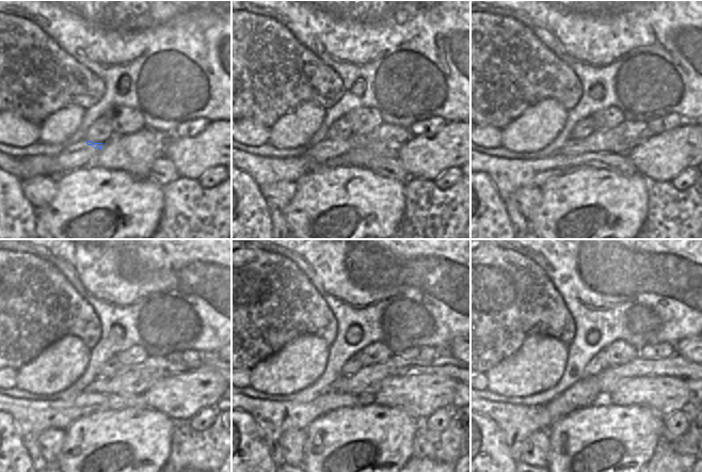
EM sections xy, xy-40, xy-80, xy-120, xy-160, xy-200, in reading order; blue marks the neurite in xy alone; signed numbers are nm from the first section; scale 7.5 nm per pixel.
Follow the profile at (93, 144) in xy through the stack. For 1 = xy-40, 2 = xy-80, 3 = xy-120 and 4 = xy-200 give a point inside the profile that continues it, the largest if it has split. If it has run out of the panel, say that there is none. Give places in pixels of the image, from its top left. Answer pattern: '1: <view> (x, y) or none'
1: xy-40 (394, 137)
2: xy-80 (623, 138)
3: xy-120 (129, 379)
4: xy-200 (589, 390)

